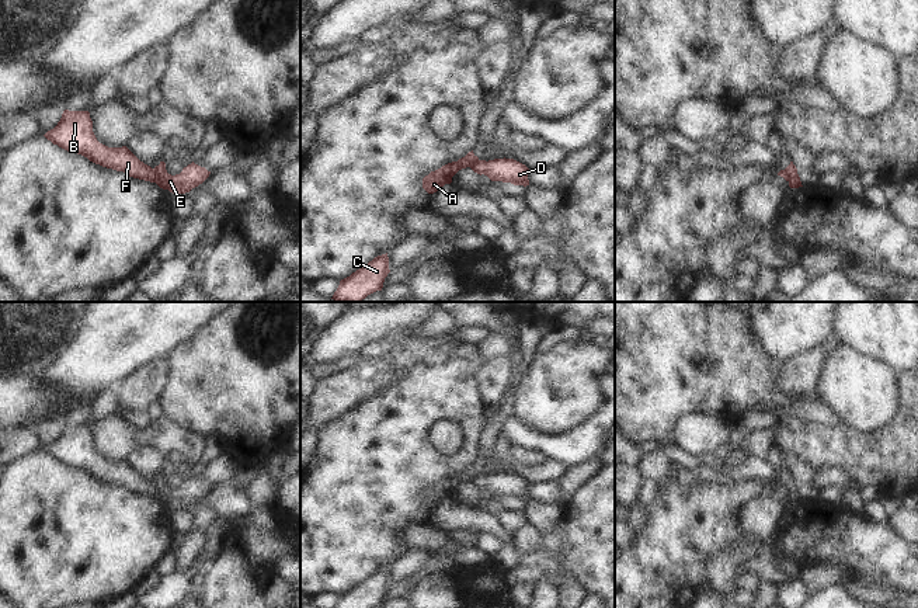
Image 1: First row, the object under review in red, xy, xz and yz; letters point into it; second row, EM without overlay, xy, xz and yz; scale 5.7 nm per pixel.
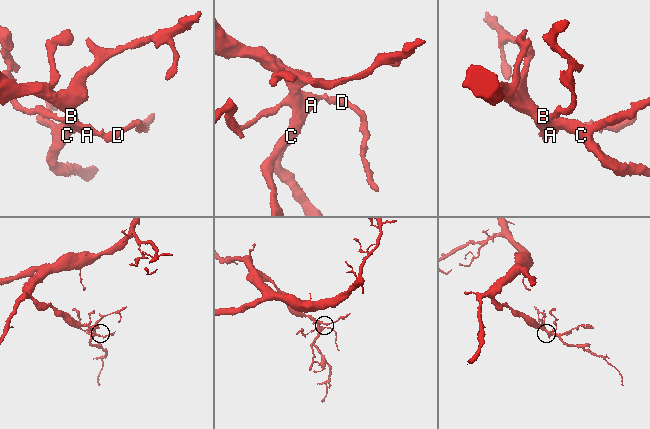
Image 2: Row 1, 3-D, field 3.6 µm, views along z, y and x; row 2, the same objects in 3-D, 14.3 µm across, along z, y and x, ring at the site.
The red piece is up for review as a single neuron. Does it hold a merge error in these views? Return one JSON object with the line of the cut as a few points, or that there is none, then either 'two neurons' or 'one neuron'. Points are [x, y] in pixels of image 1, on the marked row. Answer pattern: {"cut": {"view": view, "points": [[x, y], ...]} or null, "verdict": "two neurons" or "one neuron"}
{"cut": {"view": "xy", "points": [[153, 169], [157, 177], [156, 181]]}, "verdict": "two neurons"}

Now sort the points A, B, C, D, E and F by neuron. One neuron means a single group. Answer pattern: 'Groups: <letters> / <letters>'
Groups: A B C F / D E.

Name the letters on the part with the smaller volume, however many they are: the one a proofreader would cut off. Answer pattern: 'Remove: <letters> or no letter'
Remove: D, E

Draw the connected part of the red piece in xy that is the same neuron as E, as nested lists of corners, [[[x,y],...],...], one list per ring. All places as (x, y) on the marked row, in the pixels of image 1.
[[[160,161],[160,164],[154,167],[154,171],[159,177],[156,184],[173,194],[189,192],[192,188],[202,184],[211,174],[205,167],[201,167],[194,161],[175,176],[167,173],[164,161]]]

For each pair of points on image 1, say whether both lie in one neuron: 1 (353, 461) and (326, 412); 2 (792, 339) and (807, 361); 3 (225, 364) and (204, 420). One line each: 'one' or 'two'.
1: two
2: two
3: one

